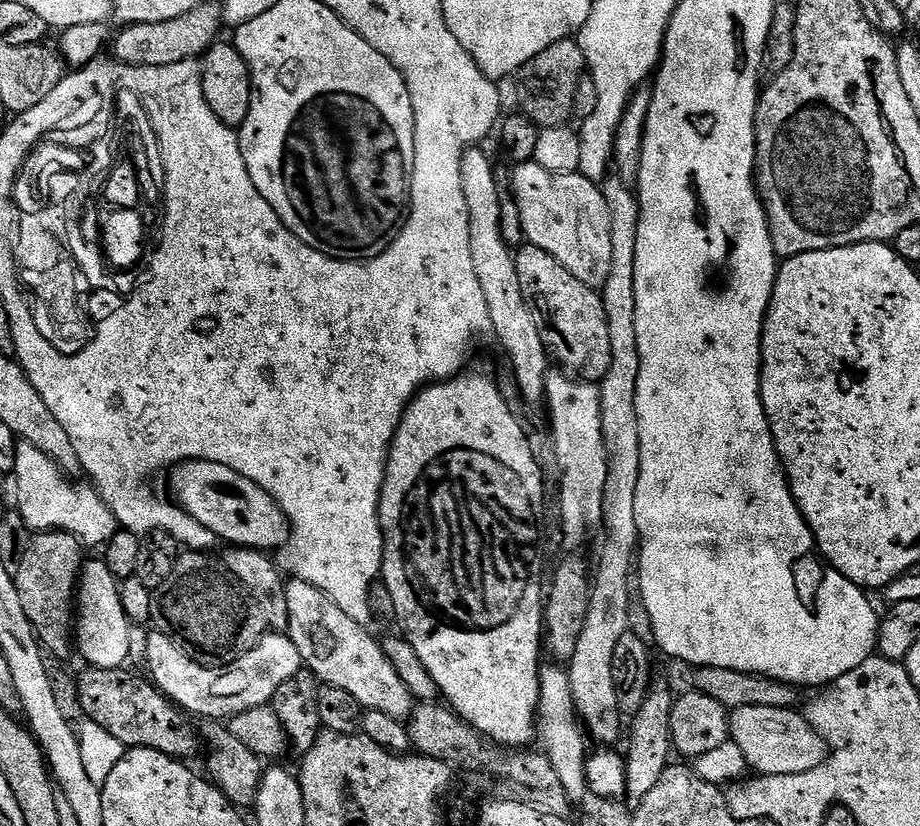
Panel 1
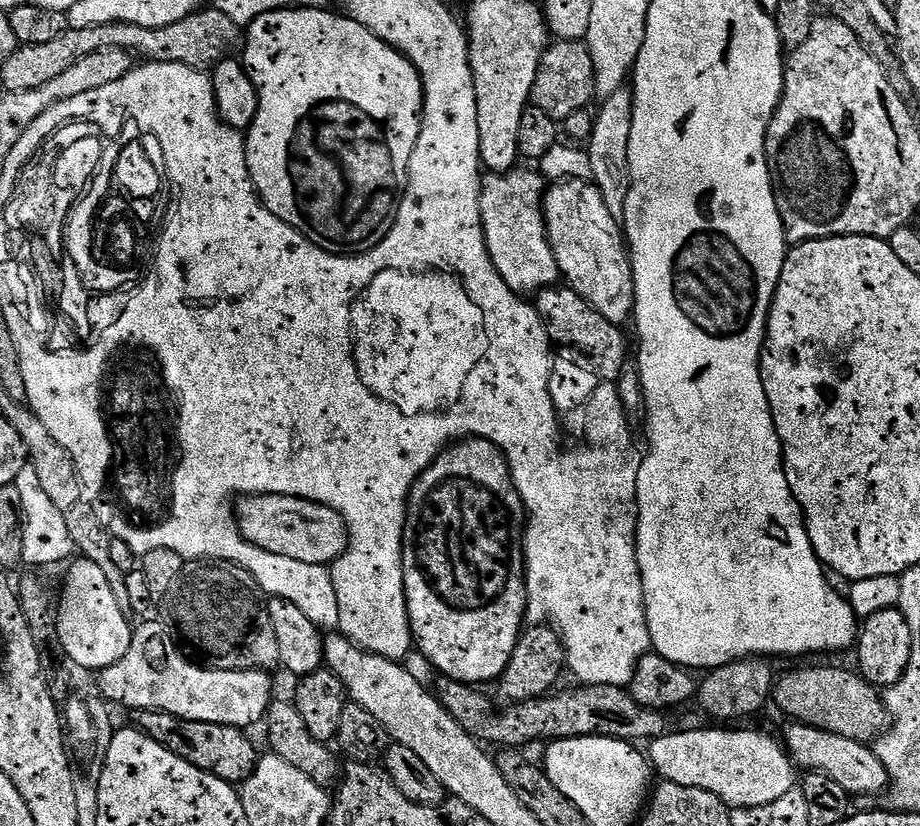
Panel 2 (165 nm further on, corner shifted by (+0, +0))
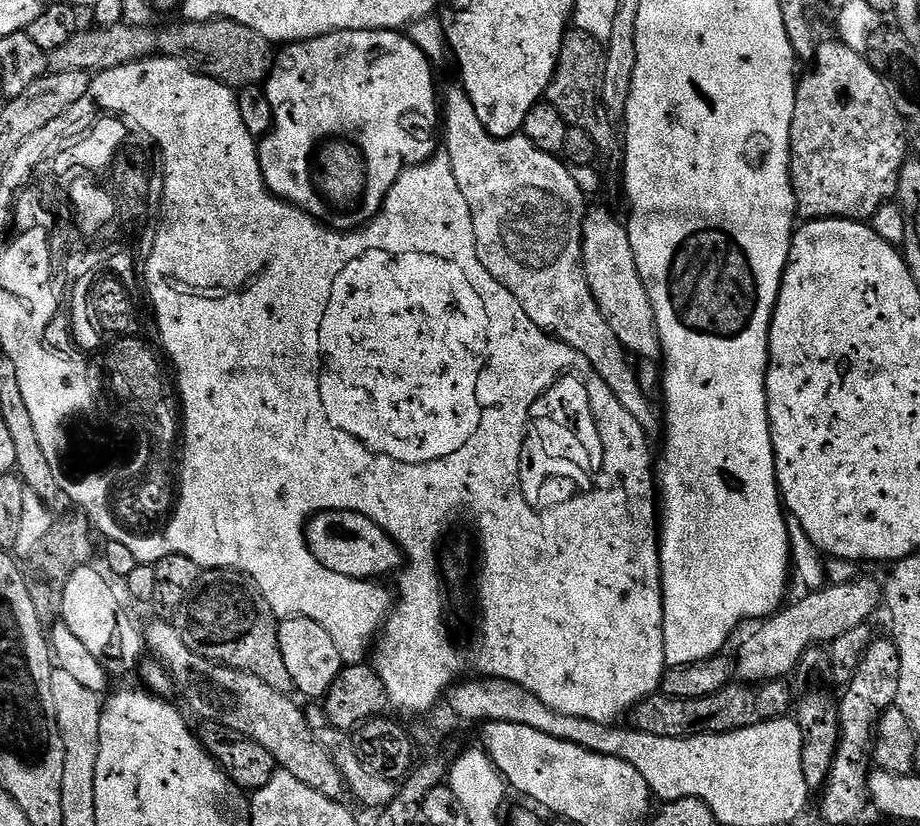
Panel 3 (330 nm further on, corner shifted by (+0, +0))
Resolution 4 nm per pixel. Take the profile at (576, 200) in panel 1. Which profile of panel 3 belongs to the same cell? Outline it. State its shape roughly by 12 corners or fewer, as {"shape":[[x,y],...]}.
{"shape":[[584,218],[584,273],[625,352],[659,361],[656,315],[628,229]]}

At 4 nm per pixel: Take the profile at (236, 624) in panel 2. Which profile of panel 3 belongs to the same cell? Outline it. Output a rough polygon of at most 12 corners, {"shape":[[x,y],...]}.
{"shape":[[201,571],[175,613],[201,660],[296,692],[256,581]]}

